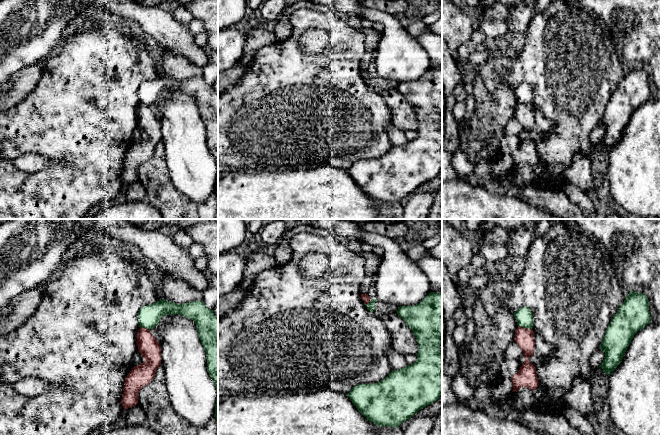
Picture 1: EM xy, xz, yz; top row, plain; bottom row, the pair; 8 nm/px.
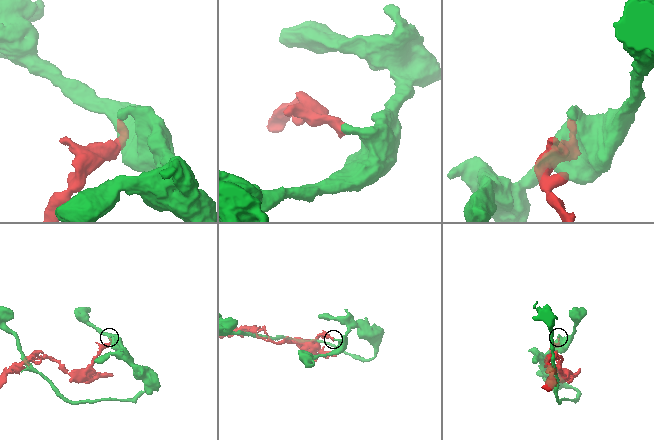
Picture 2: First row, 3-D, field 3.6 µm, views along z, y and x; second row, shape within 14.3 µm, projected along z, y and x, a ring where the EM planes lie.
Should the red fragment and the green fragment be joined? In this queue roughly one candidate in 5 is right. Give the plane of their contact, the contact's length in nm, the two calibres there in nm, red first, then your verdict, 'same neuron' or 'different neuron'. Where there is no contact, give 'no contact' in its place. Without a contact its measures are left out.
yz | 120 nm | 150/140 nm | different neuron

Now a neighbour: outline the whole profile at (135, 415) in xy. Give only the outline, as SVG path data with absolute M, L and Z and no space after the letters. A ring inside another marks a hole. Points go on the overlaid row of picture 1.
M137 404L127 409L125 420L127 425L144 425L146 422L146 414Z

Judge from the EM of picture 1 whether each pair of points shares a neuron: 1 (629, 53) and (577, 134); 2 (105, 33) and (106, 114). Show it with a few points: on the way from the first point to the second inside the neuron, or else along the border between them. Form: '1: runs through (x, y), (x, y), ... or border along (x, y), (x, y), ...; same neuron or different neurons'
1: border along (613, 41), (620, 58), (625, 63); different neurons
2: runs through (105, 53), (106, 94); same neuron

